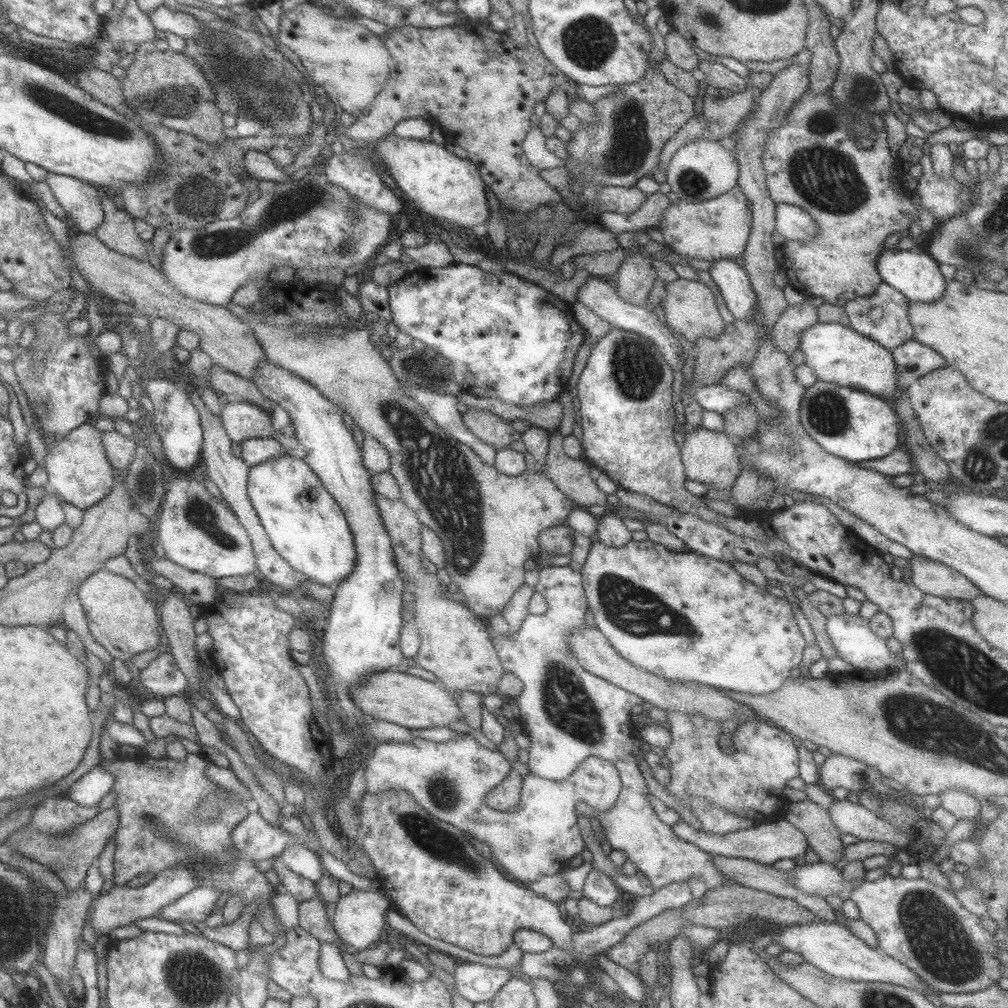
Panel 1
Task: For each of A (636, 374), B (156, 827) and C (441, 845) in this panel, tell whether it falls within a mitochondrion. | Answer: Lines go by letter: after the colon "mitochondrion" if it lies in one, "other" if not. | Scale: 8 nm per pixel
A: mitochondrion
B: mitochondrion
C: mitochondrion

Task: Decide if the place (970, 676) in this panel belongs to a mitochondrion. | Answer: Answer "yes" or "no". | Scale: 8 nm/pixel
yes

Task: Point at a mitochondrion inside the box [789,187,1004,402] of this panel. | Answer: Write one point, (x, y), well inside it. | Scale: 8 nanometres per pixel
(968, 249)

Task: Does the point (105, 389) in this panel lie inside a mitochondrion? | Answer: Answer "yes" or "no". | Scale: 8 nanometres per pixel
no

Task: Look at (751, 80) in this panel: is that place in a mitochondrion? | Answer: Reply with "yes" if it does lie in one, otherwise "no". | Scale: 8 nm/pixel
no

